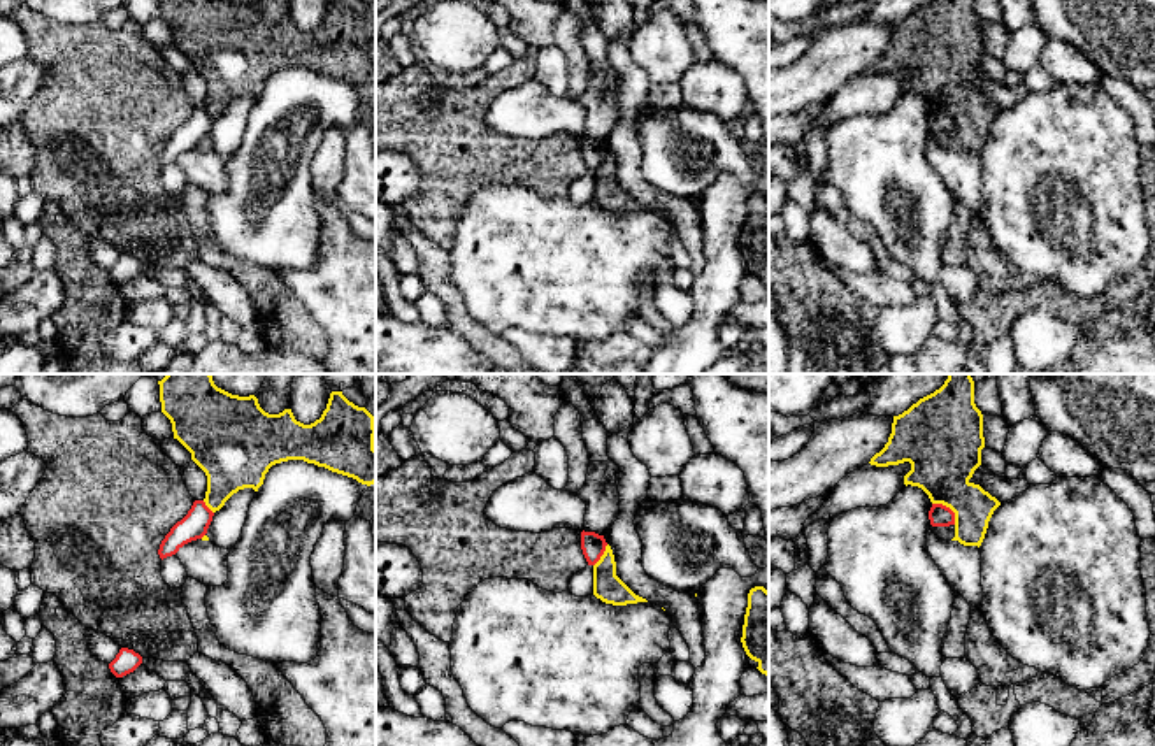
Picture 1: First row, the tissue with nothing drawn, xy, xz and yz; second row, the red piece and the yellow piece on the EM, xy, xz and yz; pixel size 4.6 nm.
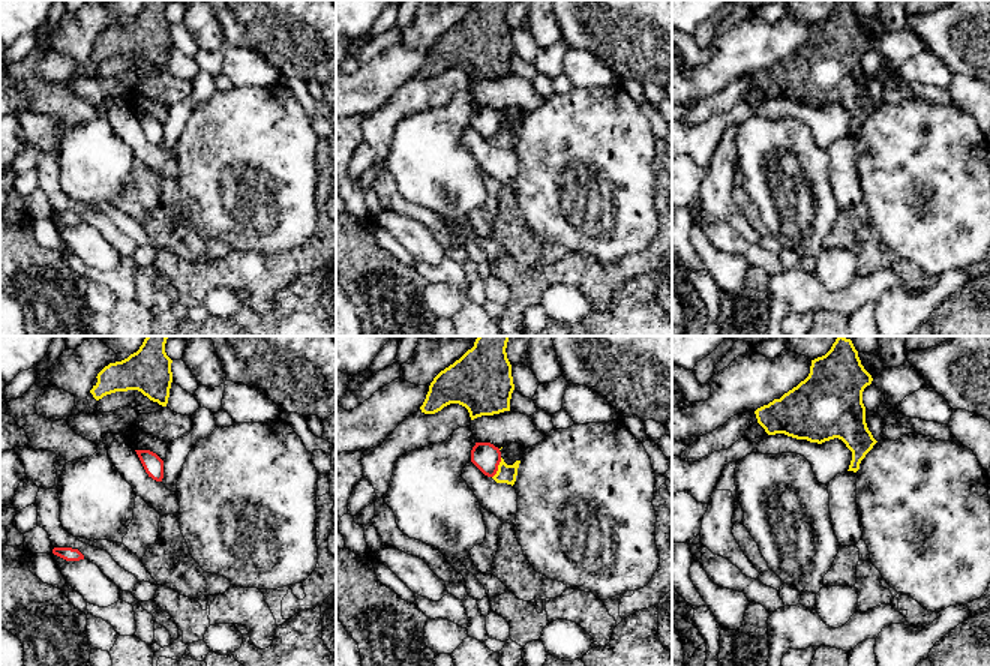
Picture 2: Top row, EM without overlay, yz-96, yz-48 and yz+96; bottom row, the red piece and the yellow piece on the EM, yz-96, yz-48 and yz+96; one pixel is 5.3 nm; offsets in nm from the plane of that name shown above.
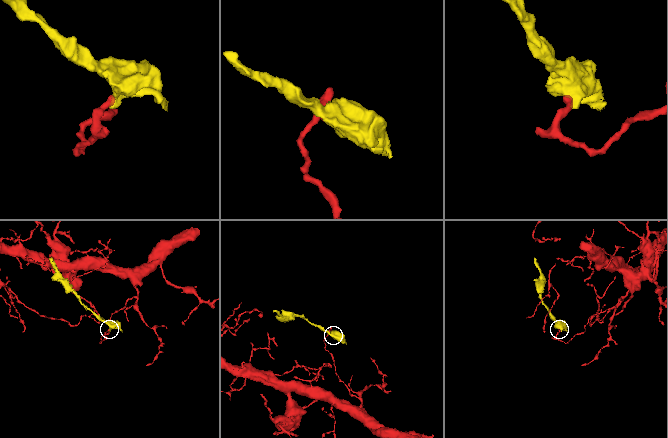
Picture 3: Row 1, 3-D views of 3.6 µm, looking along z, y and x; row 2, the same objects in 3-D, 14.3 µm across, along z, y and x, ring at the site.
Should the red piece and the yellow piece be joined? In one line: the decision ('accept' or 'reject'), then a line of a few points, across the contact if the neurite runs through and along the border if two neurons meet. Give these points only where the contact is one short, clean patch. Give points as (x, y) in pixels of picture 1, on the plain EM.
reject; line yz (932, 109), (945, 111), (954, 120), (955, 130)

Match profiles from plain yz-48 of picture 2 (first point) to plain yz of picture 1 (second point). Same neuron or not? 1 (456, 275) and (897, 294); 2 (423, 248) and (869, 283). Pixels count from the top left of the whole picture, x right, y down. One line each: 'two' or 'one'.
1: one
2: two

